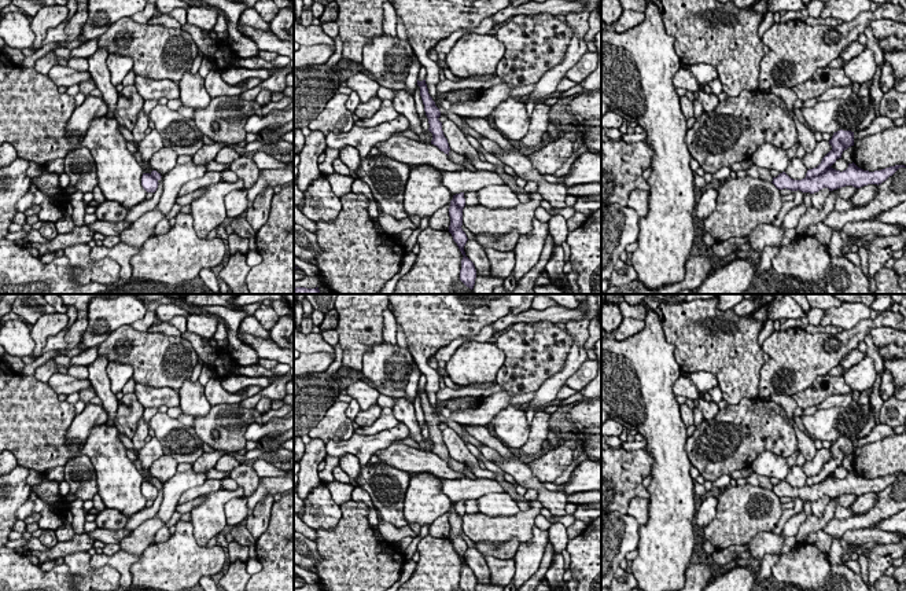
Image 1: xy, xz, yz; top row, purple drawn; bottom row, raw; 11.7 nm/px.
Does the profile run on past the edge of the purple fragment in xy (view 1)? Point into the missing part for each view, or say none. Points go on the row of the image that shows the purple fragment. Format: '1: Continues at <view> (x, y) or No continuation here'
1: No continuation here

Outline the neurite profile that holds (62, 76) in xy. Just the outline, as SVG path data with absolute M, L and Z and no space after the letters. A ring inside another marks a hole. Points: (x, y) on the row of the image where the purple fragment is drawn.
M55 65L49 73L48 77L56 84L56 87L71 87L76 84L80 84L82 81L88 81L91 78L89 71L78 71L74 69L70 69L67 66Z

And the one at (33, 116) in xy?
M0 49L0 146L10 143L19 158L41 166L58 158L65 159L80 144L76 136L66 132L74 110L74 98L60 93L48 74L14 65Z

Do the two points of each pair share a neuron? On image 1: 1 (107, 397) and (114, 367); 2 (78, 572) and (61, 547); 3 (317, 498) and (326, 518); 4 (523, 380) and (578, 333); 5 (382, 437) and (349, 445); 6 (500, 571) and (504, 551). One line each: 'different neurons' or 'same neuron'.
1: different neurons
2: different neurons
3: same neuron
4: different neurons
5: same neuron
6: different neurons

